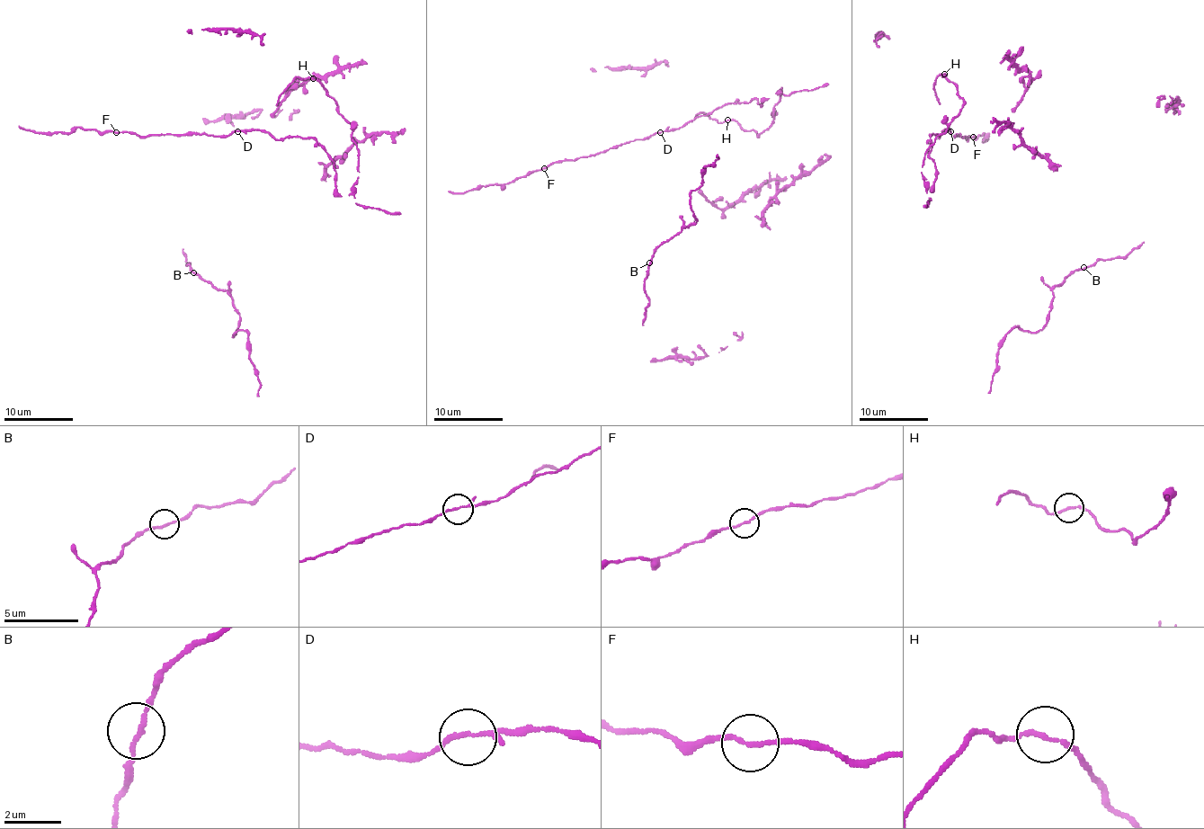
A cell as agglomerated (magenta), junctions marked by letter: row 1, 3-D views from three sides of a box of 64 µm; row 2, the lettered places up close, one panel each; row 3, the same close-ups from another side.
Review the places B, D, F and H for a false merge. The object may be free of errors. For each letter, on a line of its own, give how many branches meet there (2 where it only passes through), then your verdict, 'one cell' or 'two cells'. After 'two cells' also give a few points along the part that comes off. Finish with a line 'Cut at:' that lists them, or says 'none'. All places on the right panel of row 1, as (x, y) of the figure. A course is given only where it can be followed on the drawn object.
B: 2 branches meet; one cell
D: 2 branches meet; one cell
F: 2 branches meet; one cell
H: 2 branches meet; one cell
Cut at: none

